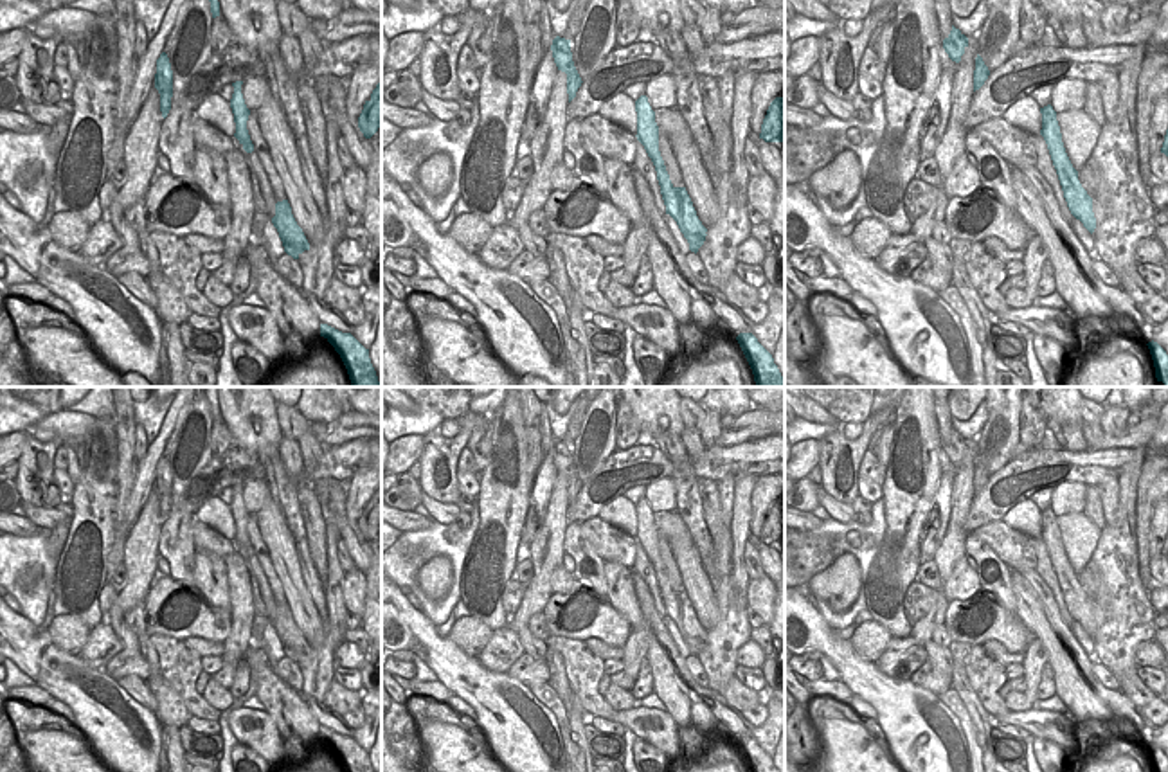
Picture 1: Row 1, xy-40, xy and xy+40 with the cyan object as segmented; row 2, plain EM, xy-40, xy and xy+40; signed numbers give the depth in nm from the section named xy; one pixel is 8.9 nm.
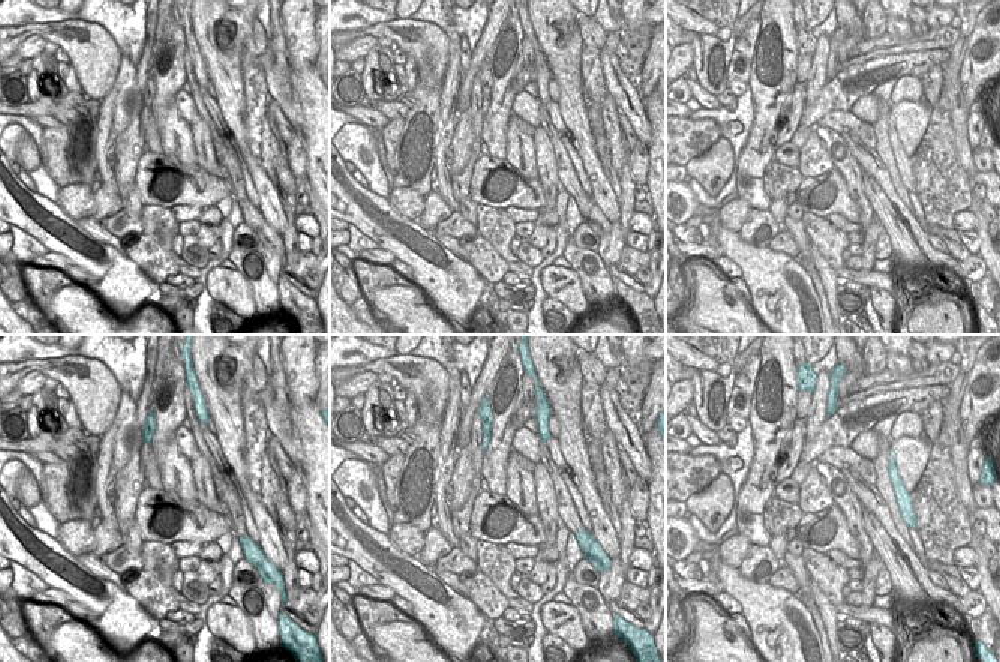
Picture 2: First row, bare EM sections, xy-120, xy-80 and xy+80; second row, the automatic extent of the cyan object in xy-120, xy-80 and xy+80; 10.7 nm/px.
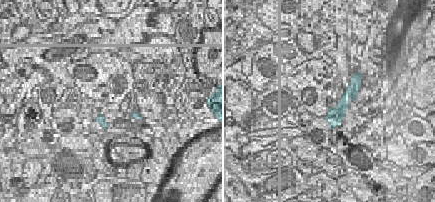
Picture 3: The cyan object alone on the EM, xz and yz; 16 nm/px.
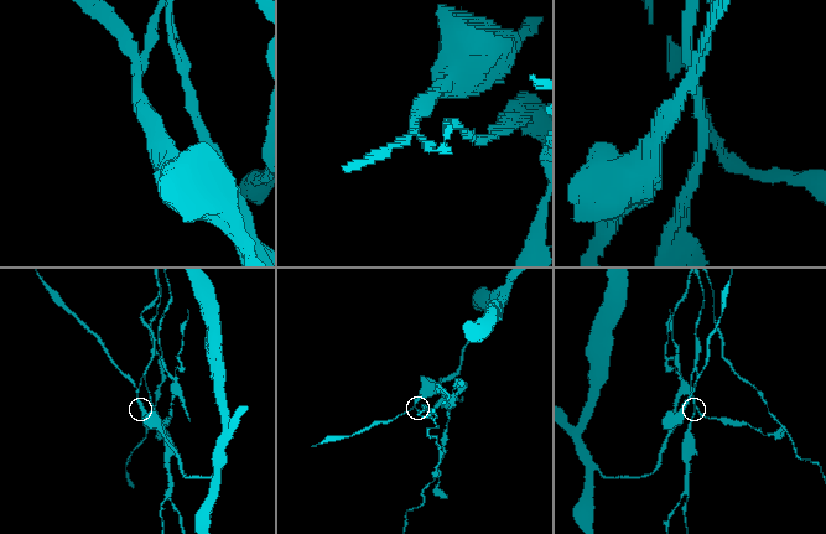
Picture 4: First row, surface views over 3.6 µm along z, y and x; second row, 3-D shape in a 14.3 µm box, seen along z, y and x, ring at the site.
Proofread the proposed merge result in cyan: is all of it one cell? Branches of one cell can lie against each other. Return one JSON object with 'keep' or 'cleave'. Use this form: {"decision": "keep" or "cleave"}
{"decision": "cleave"}

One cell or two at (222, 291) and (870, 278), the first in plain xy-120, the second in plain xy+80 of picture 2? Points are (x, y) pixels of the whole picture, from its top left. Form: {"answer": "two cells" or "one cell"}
{"answer": "one cell"}

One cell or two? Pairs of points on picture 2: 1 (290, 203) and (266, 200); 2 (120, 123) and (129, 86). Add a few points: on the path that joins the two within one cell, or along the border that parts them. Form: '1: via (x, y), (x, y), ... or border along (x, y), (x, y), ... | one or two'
1: border along (279, 198), (287, 221), (287, 230), (282, 234) | two
2: via (123, 114), (126, 95) | one

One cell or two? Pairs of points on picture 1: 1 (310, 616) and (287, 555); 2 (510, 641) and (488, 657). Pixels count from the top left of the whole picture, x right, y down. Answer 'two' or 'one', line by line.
1: one
2: one

